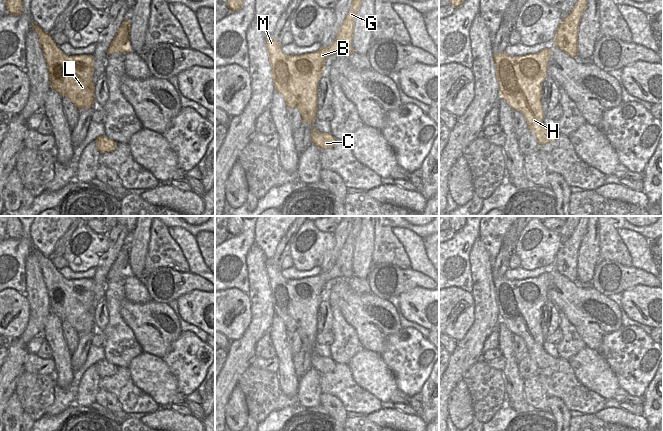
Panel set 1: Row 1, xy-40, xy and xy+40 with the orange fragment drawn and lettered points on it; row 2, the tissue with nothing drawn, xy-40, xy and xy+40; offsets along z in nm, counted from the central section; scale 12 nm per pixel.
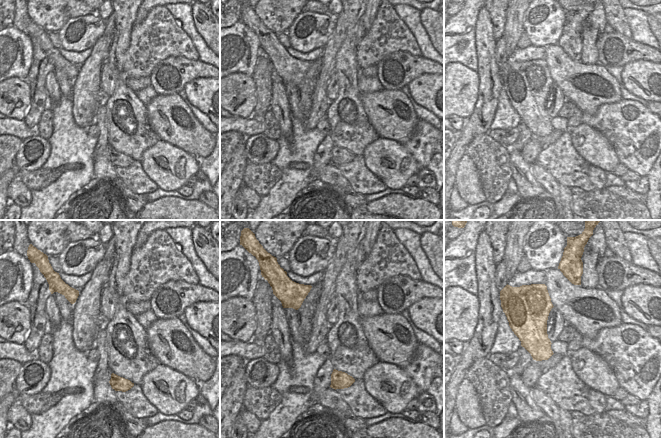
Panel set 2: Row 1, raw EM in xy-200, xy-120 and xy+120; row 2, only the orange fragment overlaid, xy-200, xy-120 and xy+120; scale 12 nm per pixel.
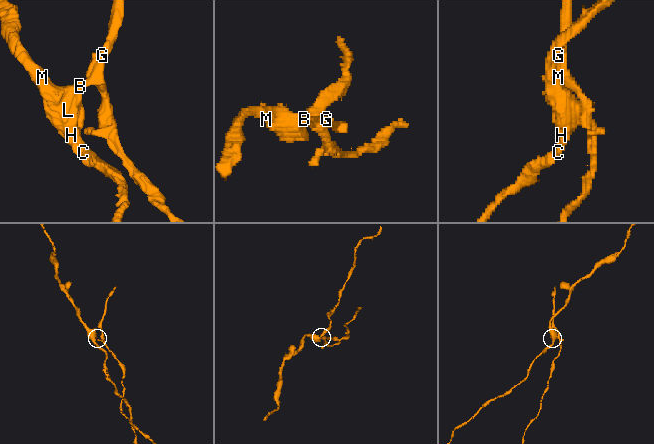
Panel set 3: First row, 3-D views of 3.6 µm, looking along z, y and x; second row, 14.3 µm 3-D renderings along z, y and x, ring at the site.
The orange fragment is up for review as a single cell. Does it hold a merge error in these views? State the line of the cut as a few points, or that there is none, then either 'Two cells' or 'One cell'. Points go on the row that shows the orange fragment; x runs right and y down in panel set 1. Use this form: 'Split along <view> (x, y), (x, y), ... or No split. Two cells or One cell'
Split along xy (323, 47), (331, 54). Two cells.

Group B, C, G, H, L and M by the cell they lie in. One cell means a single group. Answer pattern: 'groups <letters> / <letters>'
groups B C H L M / G

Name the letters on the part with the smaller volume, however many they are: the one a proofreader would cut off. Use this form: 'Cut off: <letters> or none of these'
Cut off: G

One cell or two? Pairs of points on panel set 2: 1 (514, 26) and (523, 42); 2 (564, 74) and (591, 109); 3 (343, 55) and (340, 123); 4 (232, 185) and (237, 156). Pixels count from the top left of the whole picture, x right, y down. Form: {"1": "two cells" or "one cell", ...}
{"1": "two cells", "2": "one cell", "3": "one cell", "4": "one cell"}

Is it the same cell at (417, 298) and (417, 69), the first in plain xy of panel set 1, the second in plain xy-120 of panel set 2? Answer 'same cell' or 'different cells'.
different cells

